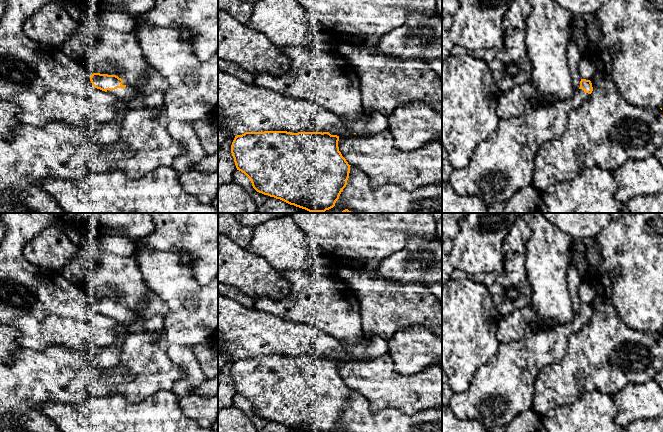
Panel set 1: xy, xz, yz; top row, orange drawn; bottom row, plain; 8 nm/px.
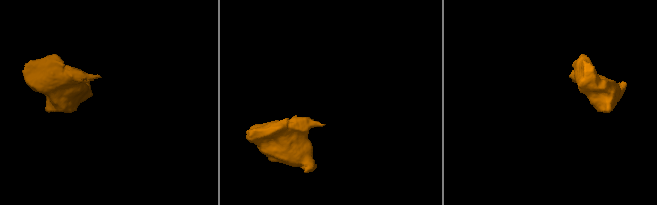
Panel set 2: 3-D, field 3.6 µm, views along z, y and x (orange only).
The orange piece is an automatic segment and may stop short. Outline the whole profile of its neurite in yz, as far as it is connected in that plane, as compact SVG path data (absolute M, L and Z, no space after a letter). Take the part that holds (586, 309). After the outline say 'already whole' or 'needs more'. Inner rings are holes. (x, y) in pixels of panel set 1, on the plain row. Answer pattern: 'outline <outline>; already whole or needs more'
outline M581 303L579 313L571 322L543 329L517 341L500 343L498 353L474 373L469 389L453 394L449 408L457 418L479 421L487 431L508 426L519 414L532 408L538 374L545 366L558 363L565 357L568 337L580 331L592 315L591 305Z; needs more

